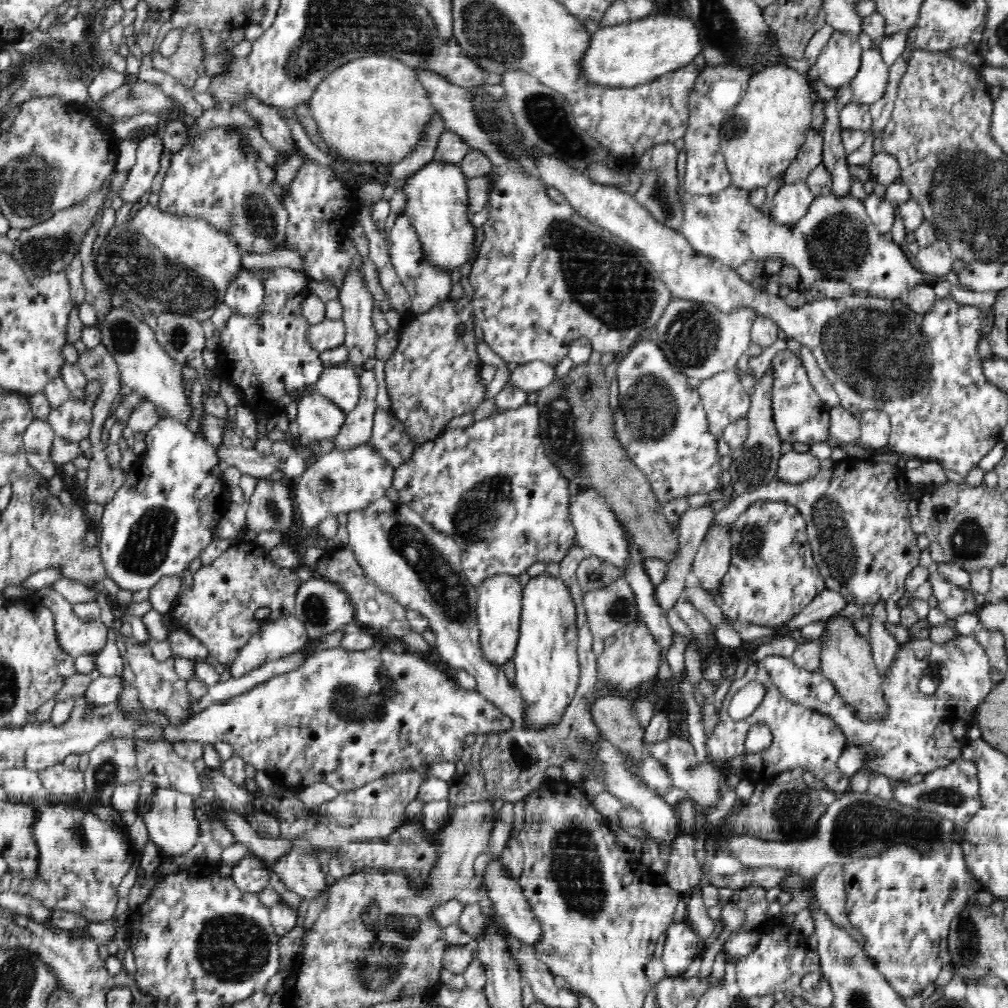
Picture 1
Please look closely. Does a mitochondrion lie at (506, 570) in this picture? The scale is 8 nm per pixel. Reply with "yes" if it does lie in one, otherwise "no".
no

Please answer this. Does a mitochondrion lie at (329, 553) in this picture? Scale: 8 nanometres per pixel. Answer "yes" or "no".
no

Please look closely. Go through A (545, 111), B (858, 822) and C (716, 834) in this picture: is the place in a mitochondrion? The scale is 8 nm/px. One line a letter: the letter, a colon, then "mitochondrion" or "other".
A: mitochondrion
B: mitochondrion
C: other

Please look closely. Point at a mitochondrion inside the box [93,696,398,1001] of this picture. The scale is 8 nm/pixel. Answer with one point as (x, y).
(235, 948)

